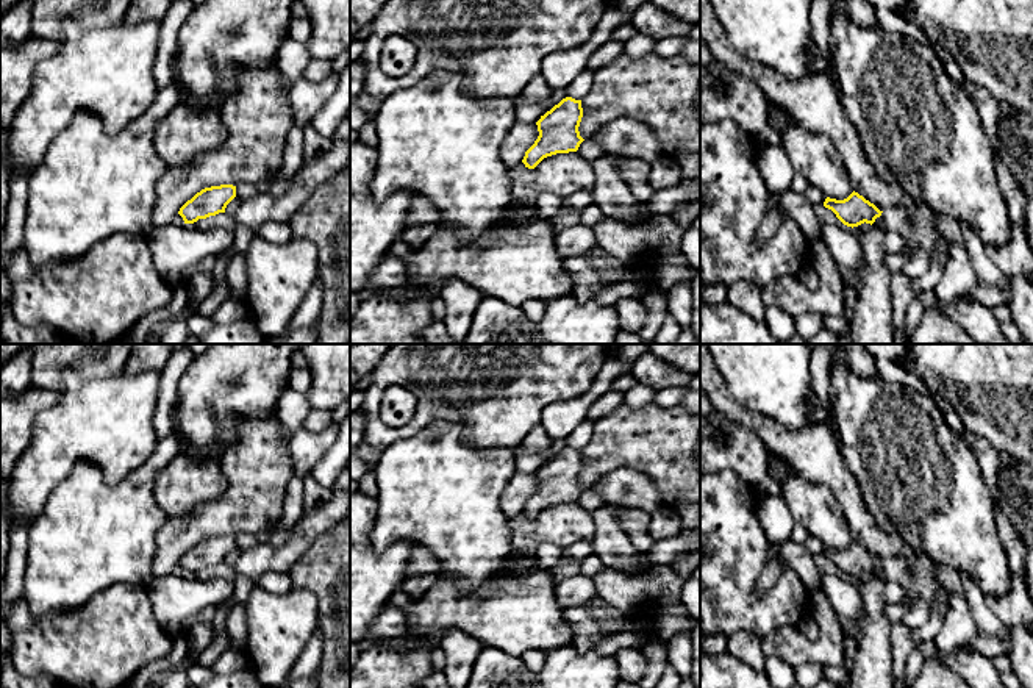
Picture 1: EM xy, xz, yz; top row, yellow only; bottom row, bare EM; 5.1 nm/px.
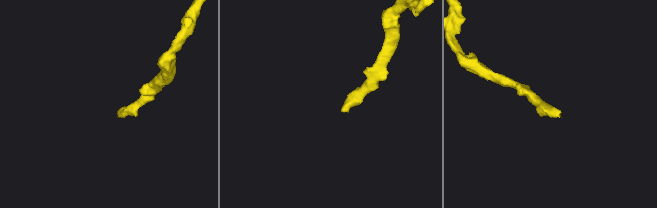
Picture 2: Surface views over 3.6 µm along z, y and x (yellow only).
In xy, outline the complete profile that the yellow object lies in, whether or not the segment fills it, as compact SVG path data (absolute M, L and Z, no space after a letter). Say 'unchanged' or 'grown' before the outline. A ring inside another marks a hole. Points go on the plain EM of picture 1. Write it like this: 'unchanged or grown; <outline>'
unchanged; M220 535L205 538L188 550L178 561L184 574L194 574L219 563L225 563L227 555L236 547L236 536Z

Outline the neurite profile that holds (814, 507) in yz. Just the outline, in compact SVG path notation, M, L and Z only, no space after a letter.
M789 463L781 482L781 497L795 521L810 535L822 541L825 547L844 550L852 543L852 533L841 503L824 485L811 483L797 475Z

